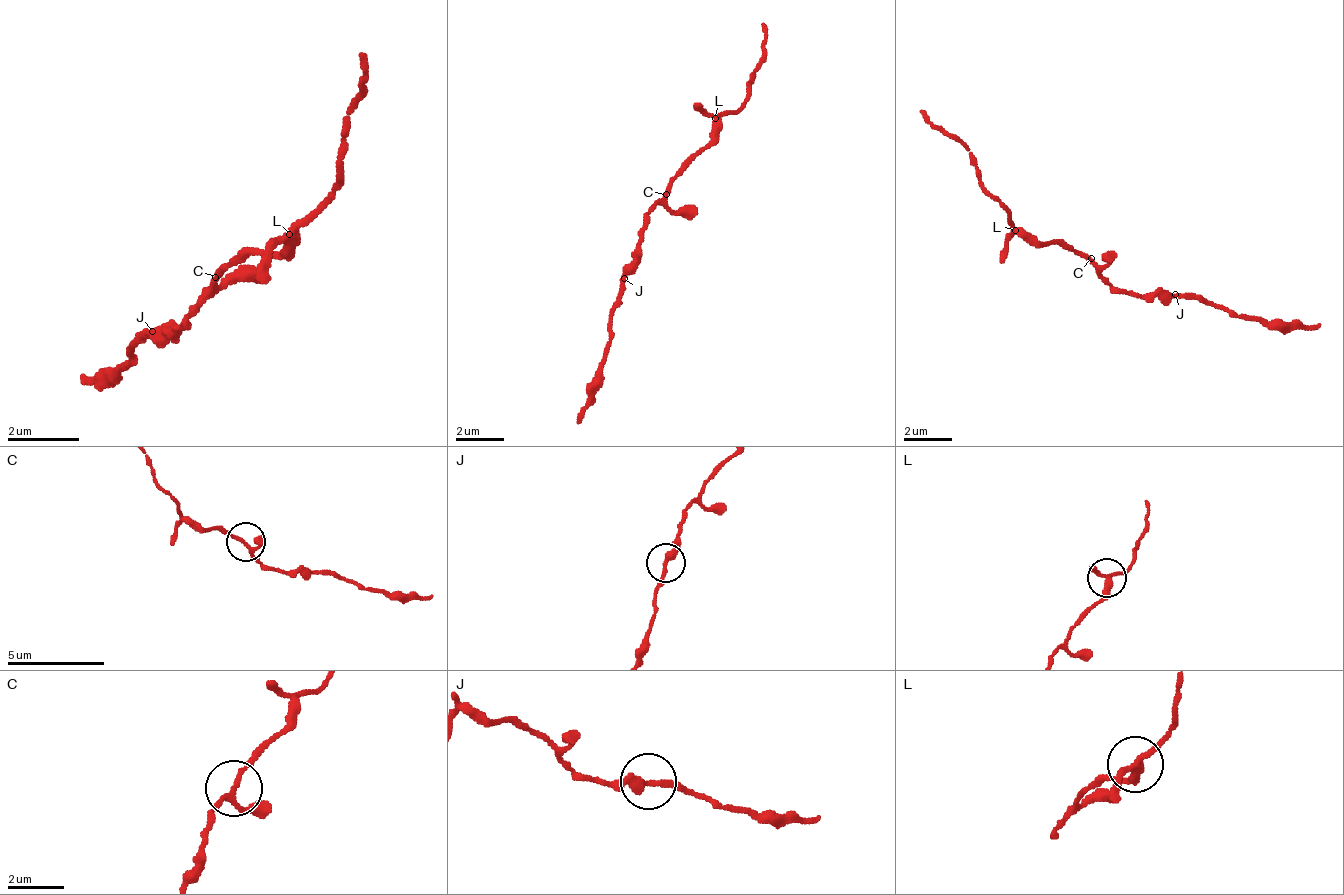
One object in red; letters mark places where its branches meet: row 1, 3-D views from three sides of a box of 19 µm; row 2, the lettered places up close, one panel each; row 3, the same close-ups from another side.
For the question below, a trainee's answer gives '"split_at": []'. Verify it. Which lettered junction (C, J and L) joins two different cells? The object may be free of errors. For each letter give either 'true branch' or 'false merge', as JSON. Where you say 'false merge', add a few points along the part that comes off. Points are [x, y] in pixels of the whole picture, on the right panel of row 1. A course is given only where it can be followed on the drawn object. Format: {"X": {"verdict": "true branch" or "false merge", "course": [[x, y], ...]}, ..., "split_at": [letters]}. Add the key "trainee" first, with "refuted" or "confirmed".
{"trainee": "refuted", "C": {"verdict": "true branch"}, "J": {"verdict": "true branch"}, "L": {"verdict": "false merge", "course": [[1014, 228], [990, 193], [978, 163], [918, 109]]}, "split_at": ["L"]}

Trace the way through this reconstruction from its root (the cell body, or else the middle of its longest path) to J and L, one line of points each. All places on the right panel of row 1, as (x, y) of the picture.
J: (1091, 264), (1115, 288), (1133, 288), (1139, 294), (1175, 294)
L: (1091, 264), (1073, 252), (1067, 252), (1055, 240), (1031, 240), (1014, 228)

